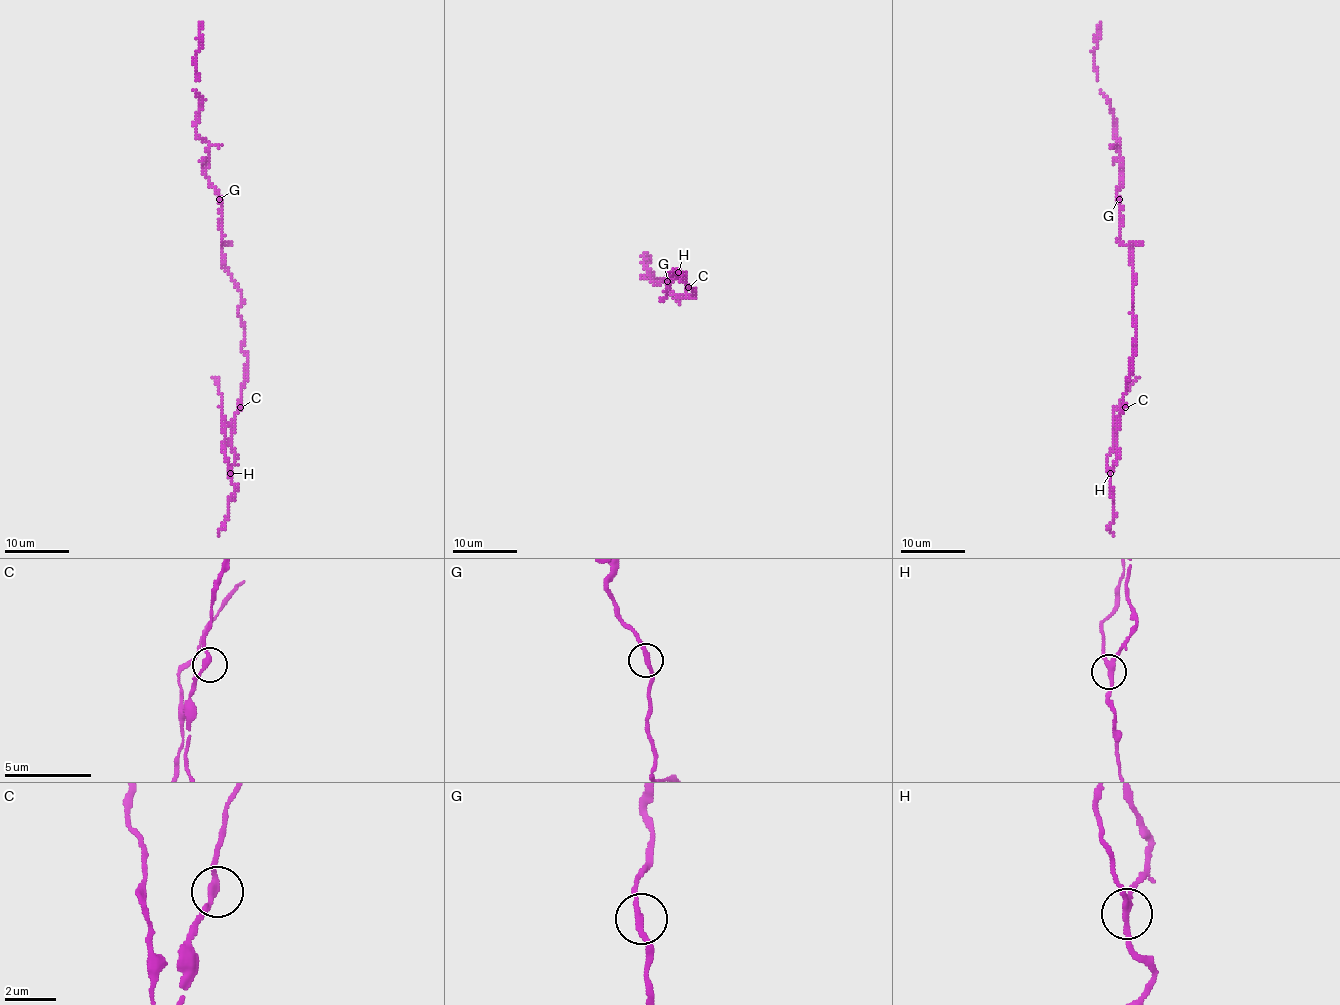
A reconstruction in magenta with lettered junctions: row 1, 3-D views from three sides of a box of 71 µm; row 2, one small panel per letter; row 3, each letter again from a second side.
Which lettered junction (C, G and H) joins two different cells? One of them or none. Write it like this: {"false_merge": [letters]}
{"false_merge": ["H"]}

